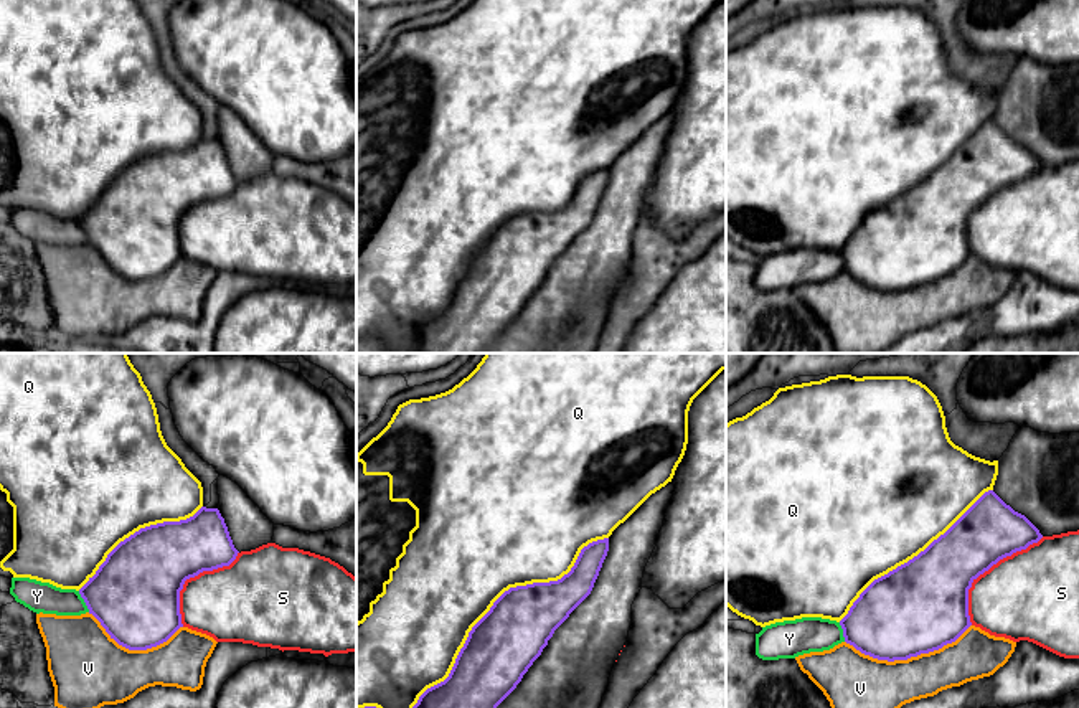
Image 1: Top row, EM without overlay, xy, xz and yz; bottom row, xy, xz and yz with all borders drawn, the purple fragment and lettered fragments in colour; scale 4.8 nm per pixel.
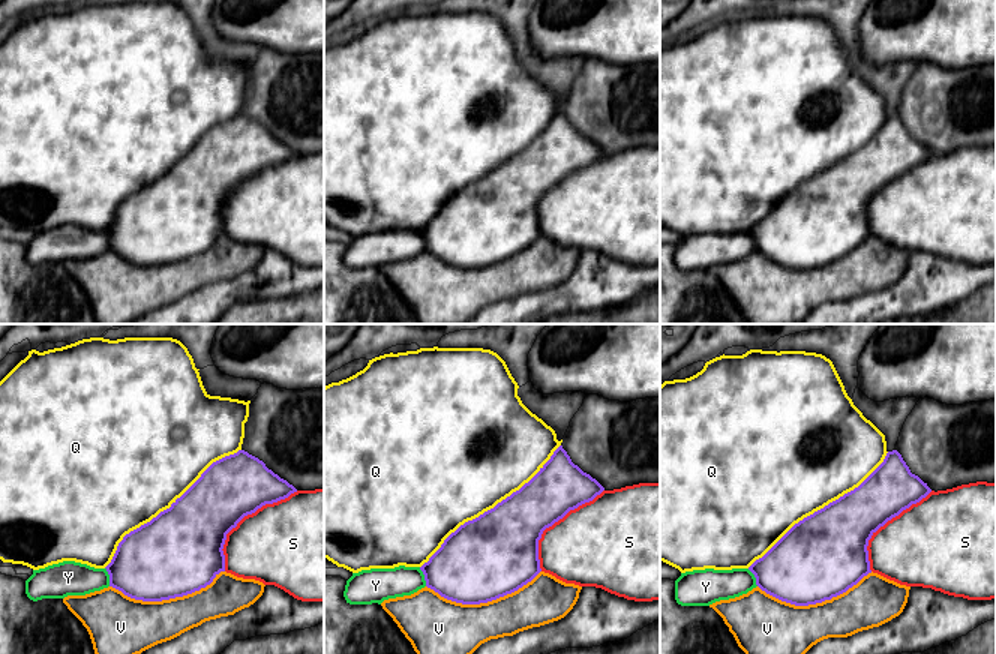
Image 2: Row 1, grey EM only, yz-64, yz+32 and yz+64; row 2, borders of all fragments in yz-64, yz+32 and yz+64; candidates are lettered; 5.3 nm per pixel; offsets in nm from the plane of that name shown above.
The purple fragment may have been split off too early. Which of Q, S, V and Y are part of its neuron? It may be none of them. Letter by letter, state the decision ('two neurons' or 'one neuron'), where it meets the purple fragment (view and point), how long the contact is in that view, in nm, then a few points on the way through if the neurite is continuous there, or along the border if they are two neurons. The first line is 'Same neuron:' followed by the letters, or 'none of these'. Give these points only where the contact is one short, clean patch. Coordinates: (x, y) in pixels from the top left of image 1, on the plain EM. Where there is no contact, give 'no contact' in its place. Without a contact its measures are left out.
Same neuron: none of these
Q: two neurons; contact xz (494, 235); length 1300 nm
S: two neurons; contact yz (987, 200); length 550 nm
V: two neurons; contact yz (908, 287); length 600 nm
Y: two neurons; contact xy (84, 231); length 120 nm

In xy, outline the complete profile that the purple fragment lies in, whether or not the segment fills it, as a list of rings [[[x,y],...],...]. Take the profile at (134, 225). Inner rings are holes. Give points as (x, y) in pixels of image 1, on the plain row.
[[[218,139],[140,158],[120,172],[79,219],[89,244],[119,276],[147,281],[180,257],[180,221],[203,201],[229,196],[238,180]]]

